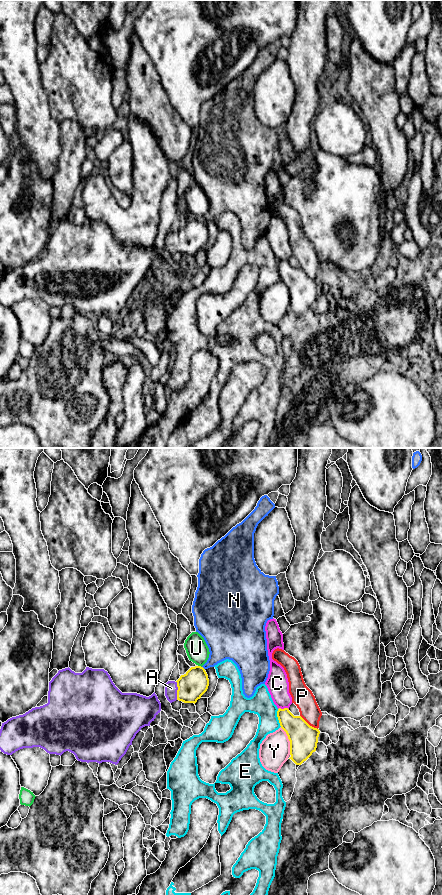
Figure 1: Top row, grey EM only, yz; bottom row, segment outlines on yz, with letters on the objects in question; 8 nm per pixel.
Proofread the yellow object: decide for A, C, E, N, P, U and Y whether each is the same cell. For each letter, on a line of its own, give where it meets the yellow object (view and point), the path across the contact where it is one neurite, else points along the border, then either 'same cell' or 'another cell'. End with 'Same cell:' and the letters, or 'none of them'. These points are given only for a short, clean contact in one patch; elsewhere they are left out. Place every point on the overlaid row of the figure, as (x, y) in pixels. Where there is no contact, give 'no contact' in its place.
A: meets yellow in yz at (177, 690); runs through yz (191, 686), (187, 689), (177, 690), (171, 688); same cell
C: meets yellow in yz at (284, 708); another cell
E: meets yellow in yz at (278, 718); another cell
N: meets yellow in yz at (203, 668); another cell
P: meets yellow in yz at (308, 724); another cell
U: meets yellow in yz at (200, 666); border along yz (198, 665), (201, 667); another cell
Y: meets yellow in yz at (289, 740); another cell
Same cell: A

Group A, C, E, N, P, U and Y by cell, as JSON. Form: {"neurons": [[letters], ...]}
{"neurons": [["A"], ["C"], ["E"], ["N"], ["P"], ["U"], ["Y"]]}

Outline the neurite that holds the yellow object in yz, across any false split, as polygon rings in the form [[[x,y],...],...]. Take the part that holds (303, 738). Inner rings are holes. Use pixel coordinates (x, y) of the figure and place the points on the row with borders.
[[[279,708],[277,717],[290,741],[289,759],[301,765],[316,751],[320,731],[310,726],[301,716],[294,716],[288,708]]]

